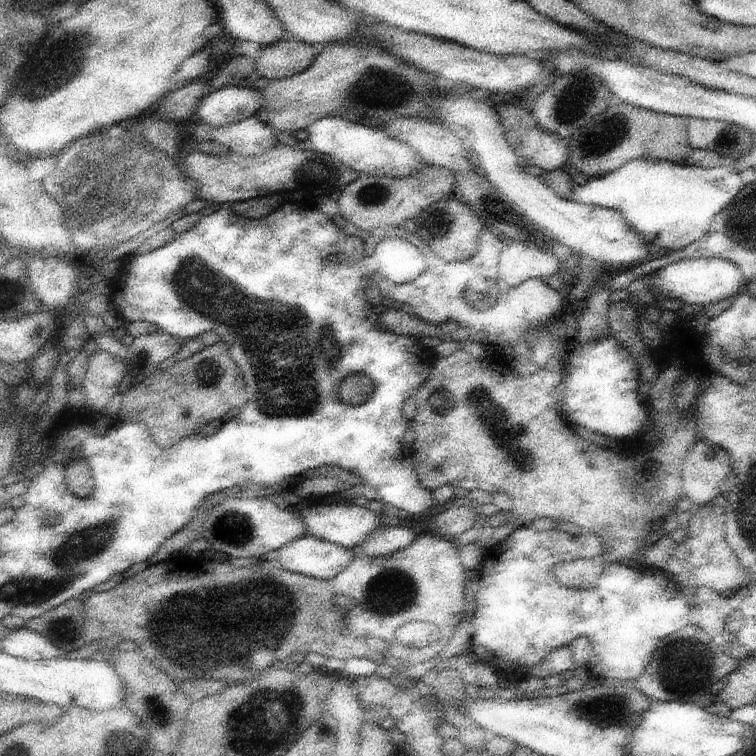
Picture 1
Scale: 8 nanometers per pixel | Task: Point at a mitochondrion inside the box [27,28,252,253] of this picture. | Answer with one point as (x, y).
(91, 186)

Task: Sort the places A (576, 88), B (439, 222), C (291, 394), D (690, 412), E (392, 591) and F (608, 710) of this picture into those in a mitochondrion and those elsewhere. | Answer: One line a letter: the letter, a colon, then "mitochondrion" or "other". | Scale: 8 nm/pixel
A: mitochondrion
B: other
C: mitochondrion
D: other
E: mitochondrion
F: mitochondrion

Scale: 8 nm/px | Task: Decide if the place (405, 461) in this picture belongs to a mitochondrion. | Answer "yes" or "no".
no

